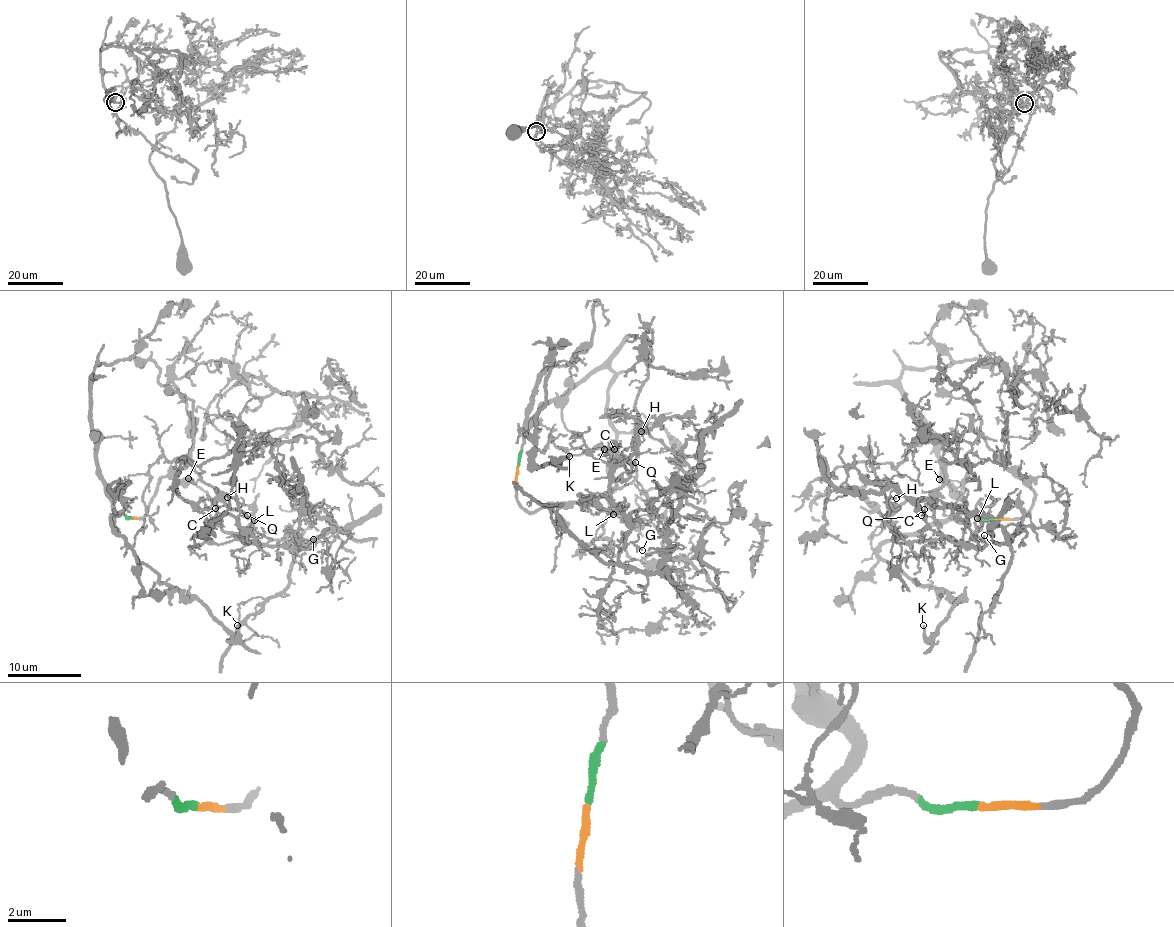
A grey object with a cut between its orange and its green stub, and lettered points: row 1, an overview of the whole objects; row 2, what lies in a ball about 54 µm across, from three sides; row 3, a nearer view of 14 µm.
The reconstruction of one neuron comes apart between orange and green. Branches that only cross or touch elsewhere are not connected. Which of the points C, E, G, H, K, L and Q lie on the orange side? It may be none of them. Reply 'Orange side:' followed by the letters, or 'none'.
Orange side: none

